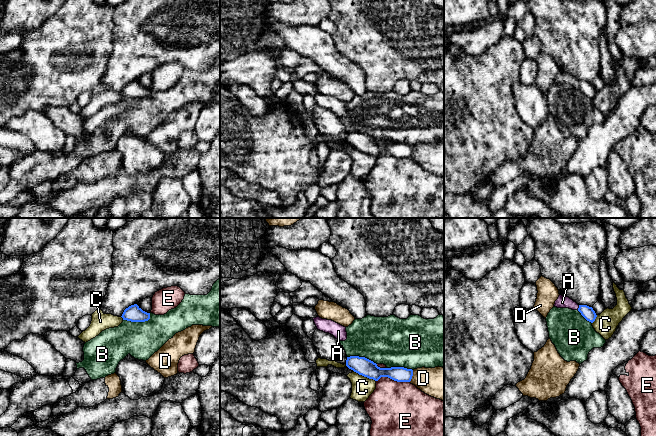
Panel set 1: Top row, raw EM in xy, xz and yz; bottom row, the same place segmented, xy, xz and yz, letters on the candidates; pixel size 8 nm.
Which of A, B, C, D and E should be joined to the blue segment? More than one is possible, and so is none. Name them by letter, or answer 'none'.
A

